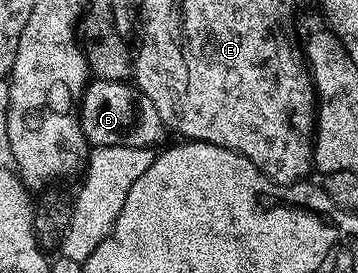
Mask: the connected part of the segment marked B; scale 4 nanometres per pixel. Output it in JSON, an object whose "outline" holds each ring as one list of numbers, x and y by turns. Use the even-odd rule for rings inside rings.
{"outline":[[91,78,87,82,78,108,78,123,91,148,124,145,125,147,154,147,162,139,164,124,156,105,126,81]]}

